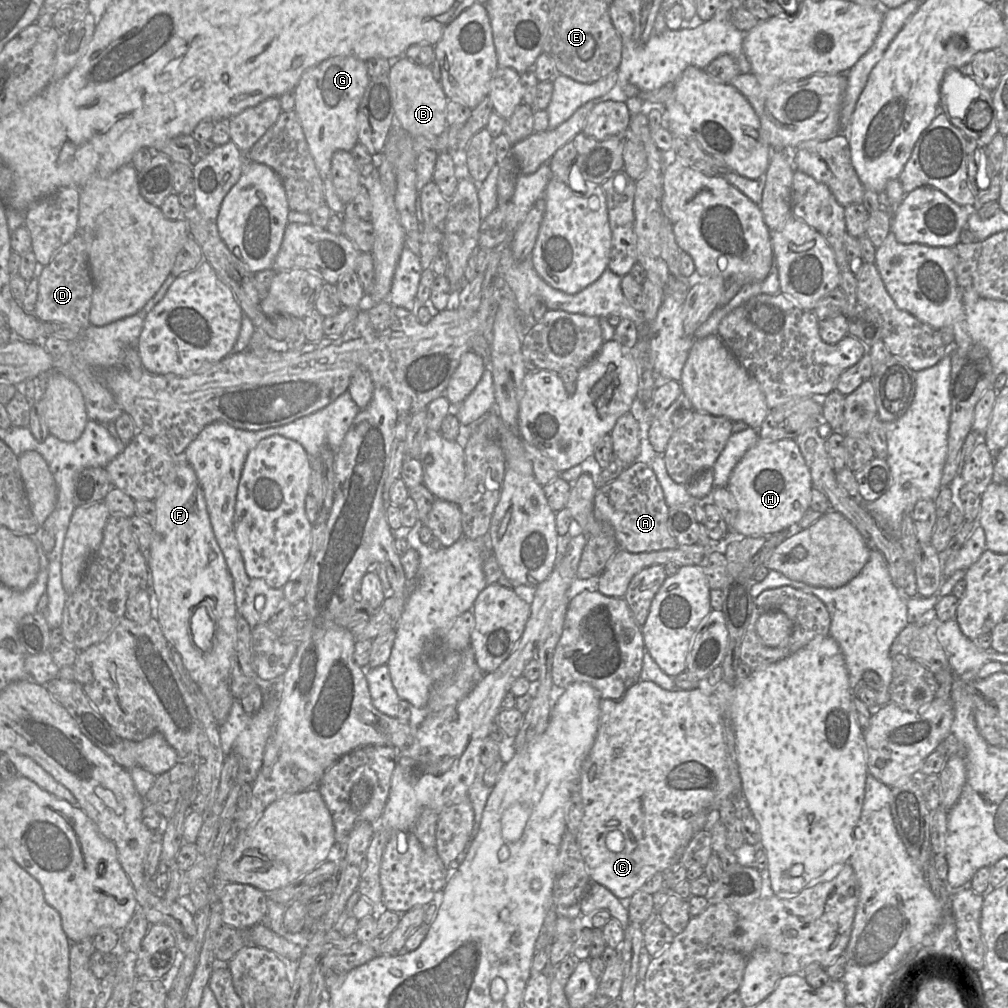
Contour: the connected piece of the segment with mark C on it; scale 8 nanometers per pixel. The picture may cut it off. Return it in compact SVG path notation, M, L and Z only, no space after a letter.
M639 680L618 699L605 698L600 701L600 716L595 740L582 765L580 775L581 796L584 815L576 836L581 854L587 865L591 883L608 888L617 898L628 901L642 889L646 881L656 872L663 871L675 858L678 849L686 849L695 834L710 829L710 822L719 819L718 808L732 794L732 781L727 767L727 743L724 737L724 714L705 685L693 690L665 690L651 681Z

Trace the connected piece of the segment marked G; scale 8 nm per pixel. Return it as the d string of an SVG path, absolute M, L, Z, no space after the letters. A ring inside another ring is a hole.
M333 57L305 70L295 87L295 109L323 181L325 200L333 213L344 215L345 205L335 192L331 160L338 150L351 151L359 142L358 106L370 81L366 62L355 57Z

